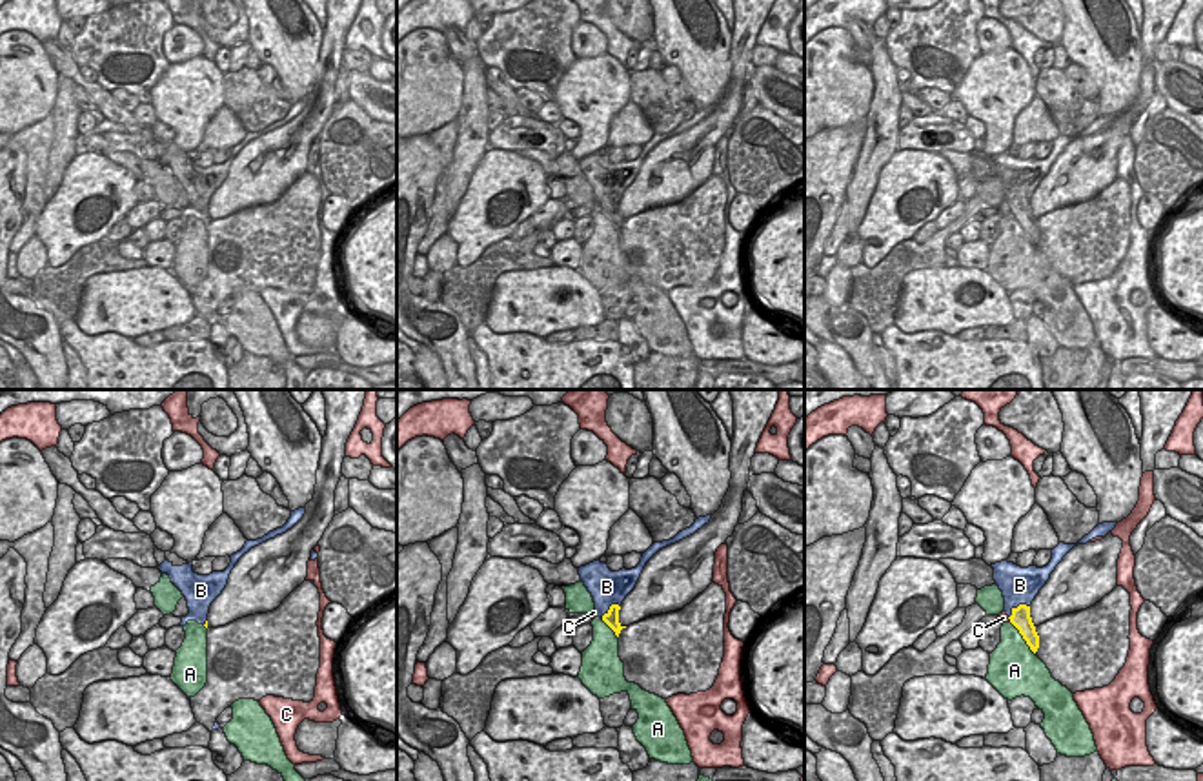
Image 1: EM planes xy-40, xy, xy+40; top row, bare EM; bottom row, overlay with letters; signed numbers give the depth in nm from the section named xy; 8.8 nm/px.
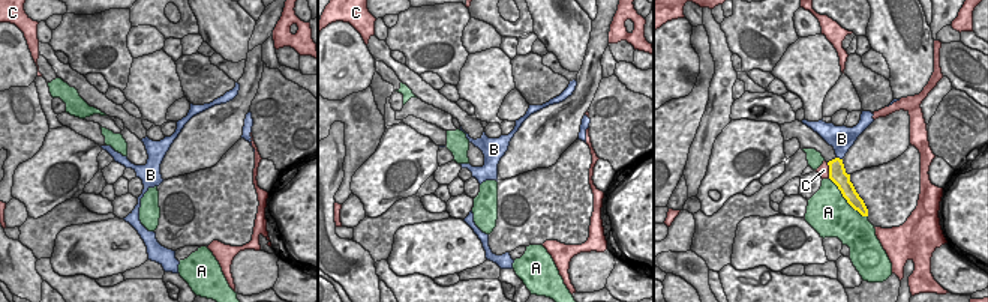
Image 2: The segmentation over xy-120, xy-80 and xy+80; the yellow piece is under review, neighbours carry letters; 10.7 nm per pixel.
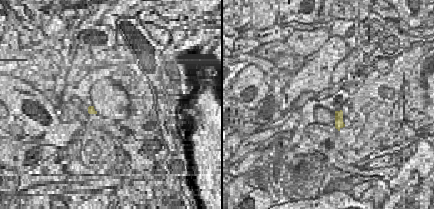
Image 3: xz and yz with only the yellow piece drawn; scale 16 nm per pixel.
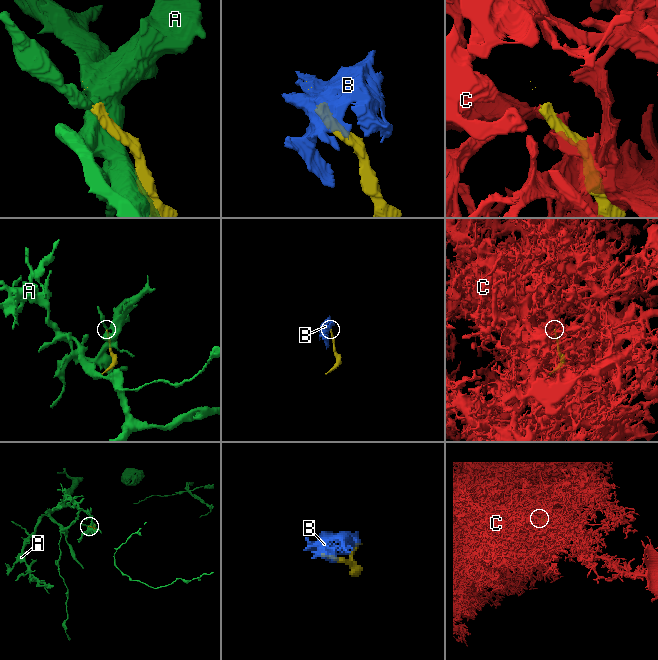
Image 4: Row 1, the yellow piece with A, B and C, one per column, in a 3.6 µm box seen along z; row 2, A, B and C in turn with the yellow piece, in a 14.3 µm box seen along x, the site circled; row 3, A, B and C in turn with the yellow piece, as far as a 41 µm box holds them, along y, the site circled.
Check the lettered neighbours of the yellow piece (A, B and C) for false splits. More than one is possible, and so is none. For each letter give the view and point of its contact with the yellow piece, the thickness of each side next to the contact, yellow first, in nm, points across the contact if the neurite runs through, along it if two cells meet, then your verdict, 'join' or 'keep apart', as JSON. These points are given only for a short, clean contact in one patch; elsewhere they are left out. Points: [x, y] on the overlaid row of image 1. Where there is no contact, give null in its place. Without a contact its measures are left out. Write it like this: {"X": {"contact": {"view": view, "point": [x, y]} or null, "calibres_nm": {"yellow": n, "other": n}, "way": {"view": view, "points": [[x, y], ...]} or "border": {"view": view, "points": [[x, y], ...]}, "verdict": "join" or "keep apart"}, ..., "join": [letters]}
{"A": {"contact": {"view": "xy+40", "point": [1023, 638]}, "calibres_nm": {"yellow": 170, "other": 400}, "verdict": "keep apart"}, "B": {"contact": {"view": "xy+40", "point": [1018, 607]}, "calibres_nm": {"yellow": 170, "other": 320}, "verdict": "keep apart"}, "C": {"contact": {"view": "xy+40", "point": [1009, 618]}, "calibres_nm": {"yellow": 170, "other": 90}, "verdict": "keep apart"}, "join": []}

